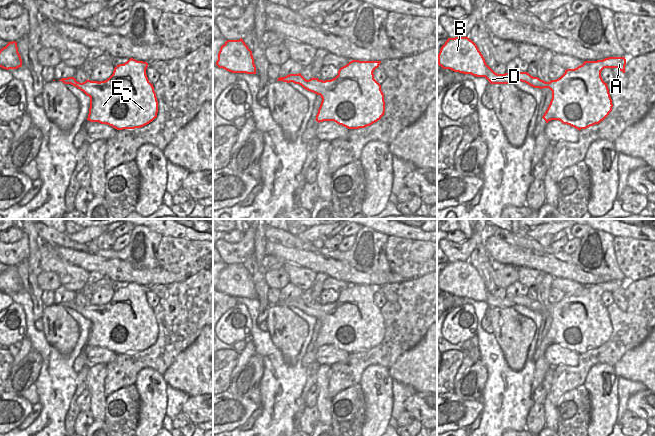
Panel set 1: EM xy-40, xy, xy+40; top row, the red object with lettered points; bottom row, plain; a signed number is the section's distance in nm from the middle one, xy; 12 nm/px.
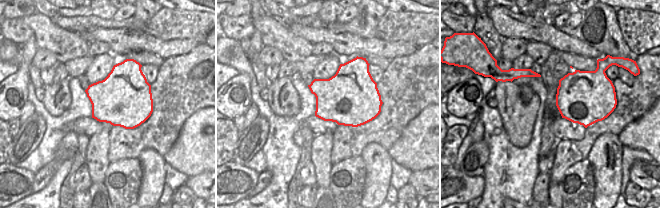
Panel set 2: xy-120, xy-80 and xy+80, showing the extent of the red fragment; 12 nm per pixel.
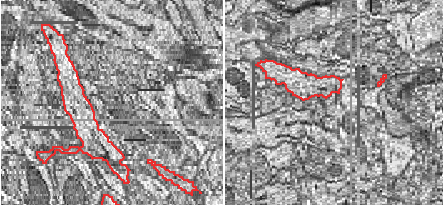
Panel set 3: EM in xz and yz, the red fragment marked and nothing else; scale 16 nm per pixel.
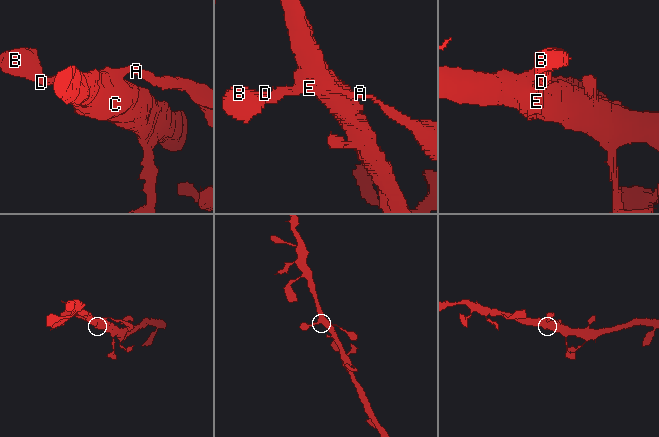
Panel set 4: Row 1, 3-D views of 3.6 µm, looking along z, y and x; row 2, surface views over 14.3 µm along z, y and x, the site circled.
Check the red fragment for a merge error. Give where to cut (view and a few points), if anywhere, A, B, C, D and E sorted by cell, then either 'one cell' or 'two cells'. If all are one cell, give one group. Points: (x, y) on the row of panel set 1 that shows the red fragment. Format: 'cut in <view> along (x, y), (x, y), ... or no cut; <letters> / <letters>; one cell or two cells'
no cut; A B C D E; one cell

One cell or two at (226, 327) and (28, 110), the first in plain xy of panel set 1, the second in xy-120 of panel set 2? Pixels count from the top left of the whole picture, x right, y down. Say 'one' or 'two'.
two

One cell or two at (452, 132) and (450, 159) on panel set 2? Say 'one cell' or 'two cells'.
one cell

